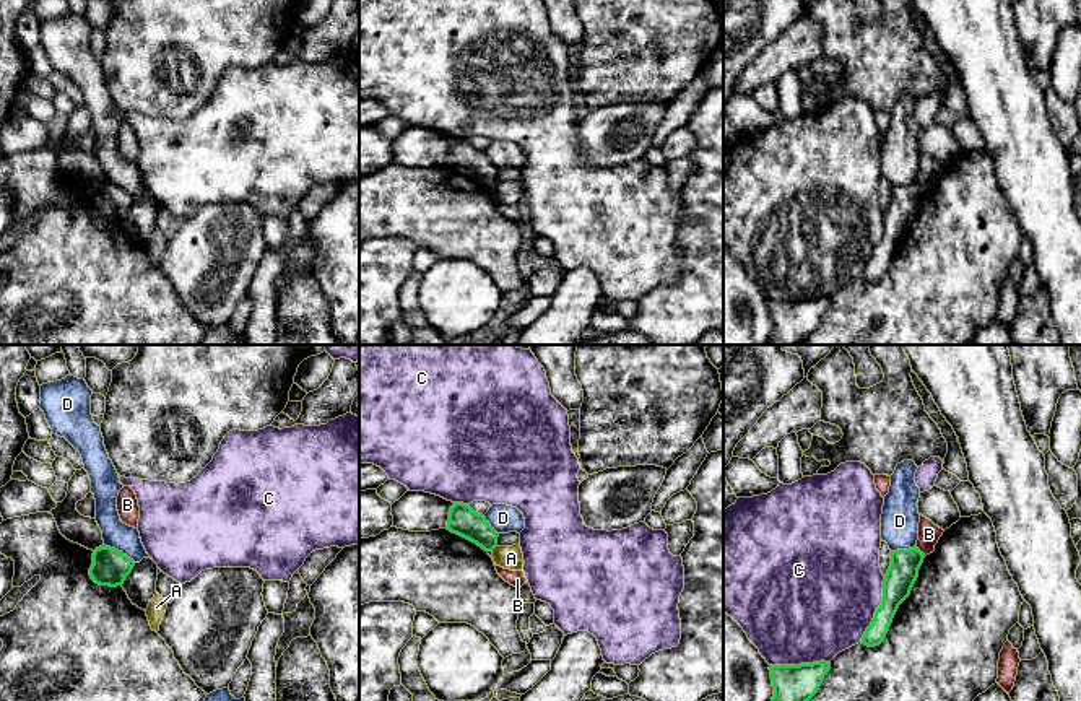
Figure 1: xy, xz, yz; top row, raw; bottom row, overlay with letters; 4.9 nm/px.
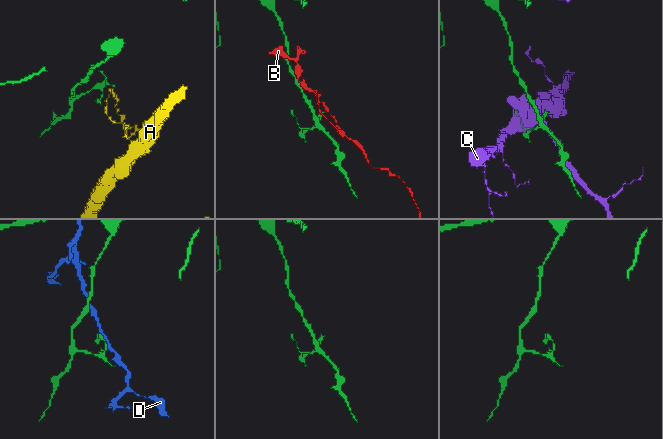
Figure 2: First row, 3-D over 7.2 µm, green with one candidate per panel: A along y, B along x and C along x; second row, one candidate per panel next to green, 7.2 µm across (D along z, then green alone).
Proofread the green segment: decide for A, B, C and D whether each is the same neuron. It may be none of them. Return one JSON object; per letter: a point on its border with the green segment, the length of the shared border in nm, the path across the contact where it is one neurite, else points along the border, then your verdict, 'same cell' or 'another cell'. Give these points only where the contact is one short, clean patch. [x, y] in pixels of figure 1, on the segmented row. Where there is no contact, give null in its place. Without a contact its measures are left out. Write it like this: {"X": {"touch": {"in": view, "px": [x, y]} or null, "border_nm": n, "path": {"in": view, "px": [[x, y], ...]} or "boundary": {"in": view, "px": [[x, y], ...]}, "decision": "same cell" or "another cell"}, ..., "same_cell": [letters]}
{"A": {"touch": {"in": "xz", "px": [493, 548]}, "border_nm": 40, "decision": "another cell"}, "B": {"touch": {"in": "yz", "px": [919, 550]}, "border_nm": 70, "boundary": {"in": "yz", "px": [[916, 547], [925, 555]]}, "decision": "another cell"}, "C": {"touch": {"in": "yz", "px": [876, 609]}, "border_nm": 360, "decision": "another cell"}, "D": {"touch": {"in": "xy", "px": [121, 552]}, "border_nm": 180, "decision": "another cell"}, "same_cell": []}

